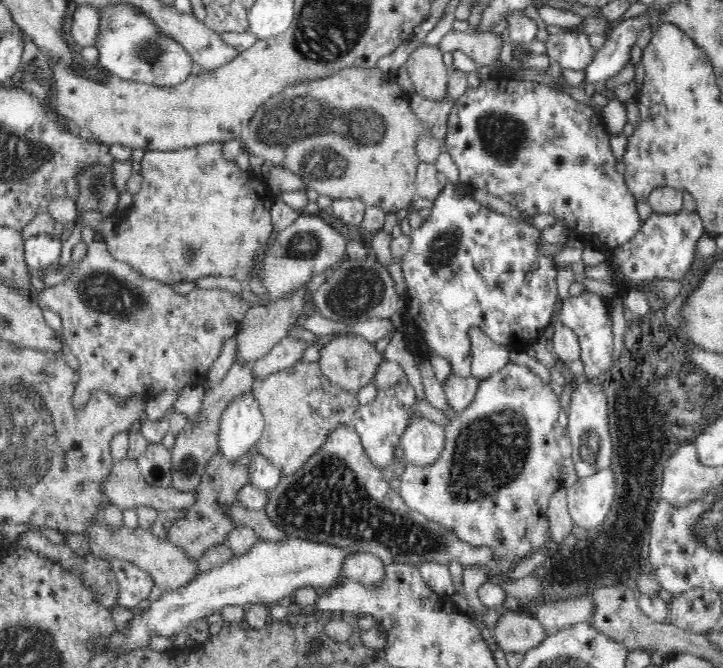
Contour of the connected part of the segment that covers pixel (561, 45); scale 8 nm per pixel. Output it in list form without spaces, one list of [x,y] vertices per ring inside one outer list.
[[[566,30],[550,34],[545,41],[546,54],[558,62],[562,69],[584,70],[595,56],[594,48],[589,44],[586,34]]]

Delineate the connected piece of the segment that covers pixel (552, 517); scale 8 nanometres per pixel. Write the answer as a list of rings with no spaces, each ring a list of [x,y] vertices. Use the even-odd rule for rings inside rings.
[[[560,487],[547,504],[548,527],[550,527],[551,545],[558,546],[564,536],[572,530],[572,518],[566,505],[566,489]]]

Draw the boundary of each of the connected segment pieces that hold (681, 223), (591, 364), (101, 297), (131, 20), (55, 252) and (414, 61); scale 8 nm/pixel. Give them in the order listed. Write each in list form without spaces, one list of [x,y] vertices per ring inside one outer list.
[[[680,210],[666,214],[653,211],[638,228],[638,234],[618,249],[616,269],[622,271],[622,281],[628,279],[634,282],[634,285],[646,285],[655,279],[681,282],[688,276],[696,260],[696,246],[704,232],[701,216],[696,212],[687,214]]]
[[[583,291],[576,298],[568,298],[563,301],[559,322],[572,329],[578,337],[581,348],[581,361],[584,366],[584,377],[597,380],[613,364],[612,348],[614,344],[613,317],[611,304],[602,296],[596,293]]]
[[[95,233],[92,242],[87,244],[88,252],[85,258],[78,263],[78,270],[68,278],[64,280],[61,285],[54,286],[54,288],[44,288],[42,292],[42,302],[46,304],[46,308],[50,309],[55,314],[60,316],[62,320],[62,331],[60,334],[65,340],[65,344],[69,346],[72,354],[78,358],[79,362],[79,381],[77,382],[77,392],[74,394],[74,400],[86,402],[92,392],[102,392],[105,396],[110,399],[113,396],[121,397],[123,400],[128,400],[128,396],[132,394],[146,395],[148,392],[158,392],[158,388],[162,388],[162,384],[166,382],[178,382],[178,392],[184,389],[188,384],[192,382],[198,382],[202,380],[202,376],[209,371],[212,362],[220,356],[222,352],[222,346],[226,343],[233,335],[237,335],[237,331],[240,323],[245,318],[249,304],[243,299],[243,294],[234,294],[234,292],[228,292],[224,289],[213,289],[202,290],[196,287],[192,292],[188,292],[186,296],[180,296],[176,294],[170,285],[166,285],[162,282],[155,281],[154,279],[148,279],[142,277],[140,274],[134,274],[131,268],[118,268],[121,262],[115,261],[112,256],[108,255],[107,241],[104,240],[102,235]]]
[[[128,3],[106,5],[99,13],[101,21],[95,46],[98,62],[110,71],[110,75],[159,87],[176,86],[191,75],[193,59],[190,54],[172,37],[159,34],[148,15]]]
[[[48,234],[31,236],[24,243],[26,265],[34,269],[52,269],[61,256],[62,242],[59,235]]]
[[[421,45],[409,55],[406,65],[416,94],[428,100],[446,98],[448,68],[438,45]]]

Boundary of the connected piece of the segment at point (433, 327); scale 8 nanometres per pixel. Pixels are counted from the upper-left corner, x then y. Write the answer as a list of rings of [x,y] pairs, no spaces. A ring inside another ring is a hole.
[[[460,182],[457,184],[446,183],[446,186],[433,200],[431,211],[423,220],[423,224],[419,228],[412,230],[409,250],[400,261],[402,274],[404,274],[404,280],[406,281],[405,295],[408,300],[406,312],[403,314],[406,318],[406,324],[404,329],[400,329],[400,332],[406,337],[409,346],[414,346],[415,350],[419,350],[427,358],[432,356],[432,354],[438,354],[440,358],[445,358],[445,360],[450,362],[451,374],[462,377],[467,377],[471,374],[473,354],[471,351],[471,341],[468,337],[468,332],[471,329],[483,331],[492,341],[503,344],[510,350],[526,351],[545,332],[545,329],[551,325],[551,318],[558,295],[556,279],[559,272],[555,260],[546,258],[546,256],[541,254],[537,248],[536,238],[531,238],[530,240],[522,238],[524,236],[524,232],[522,232],[522,220],[498,213],[489,206],[480,204],[480,202],[474,200],[474,196],[472,196],[473,191],[473,188],[464,186]]]

